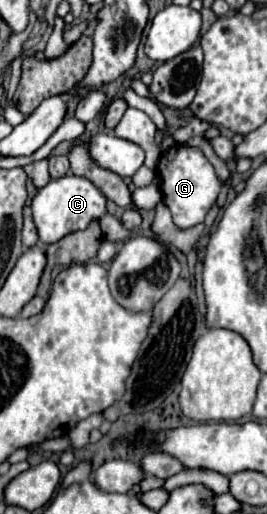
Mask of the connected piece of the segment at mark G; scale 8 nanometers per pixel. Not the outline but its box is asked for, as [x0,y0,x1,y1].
[157,144,219,228]

